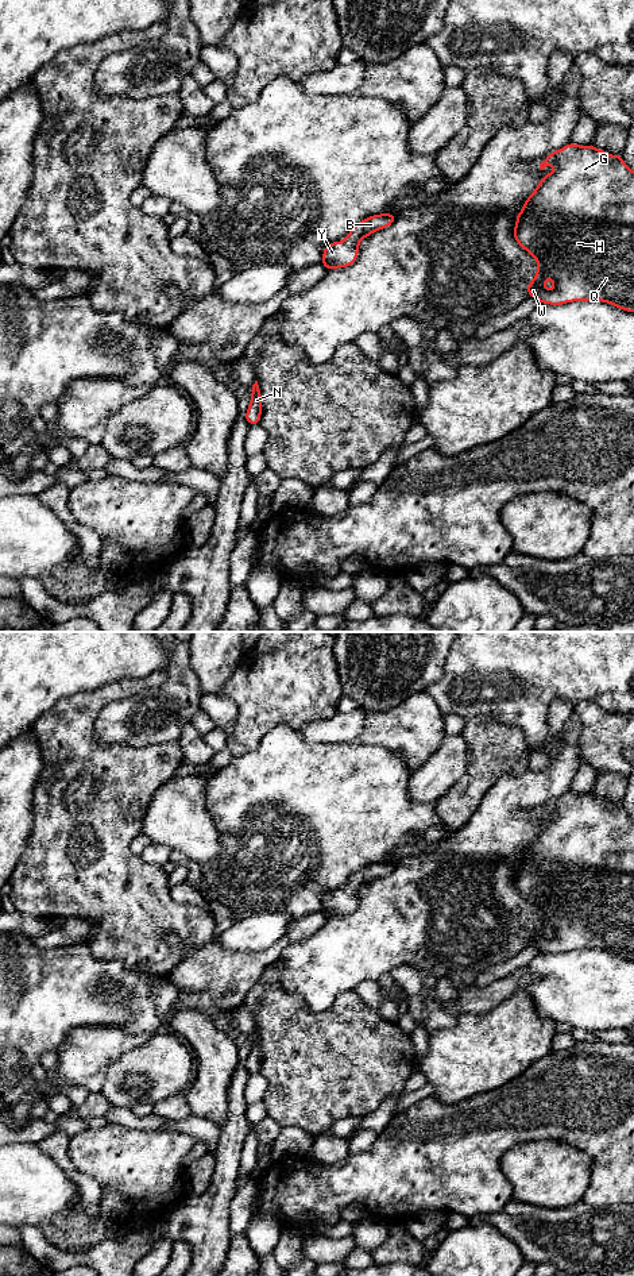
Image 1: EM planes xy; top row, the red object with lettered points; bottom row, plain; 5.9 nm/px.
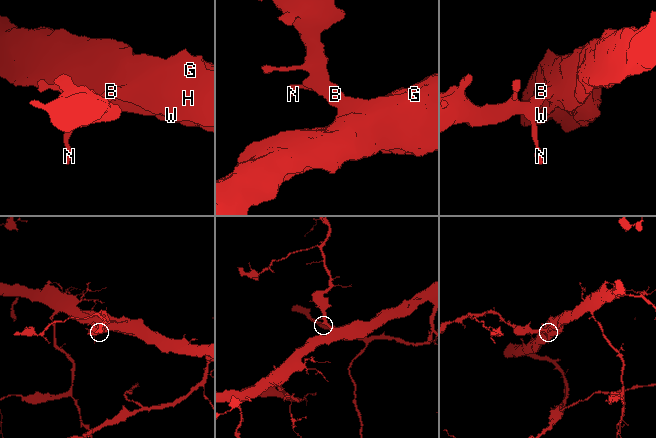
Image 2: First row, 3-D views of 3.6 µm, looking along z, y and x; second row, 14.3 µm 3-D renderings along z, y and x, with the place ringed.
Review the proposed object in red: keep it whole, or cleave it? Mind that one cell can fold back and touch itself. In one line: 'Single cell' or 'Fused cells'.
Single cell

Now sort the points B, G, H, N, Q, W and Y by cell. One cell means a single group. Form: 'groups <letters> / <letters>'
groups B G H N Q W Y

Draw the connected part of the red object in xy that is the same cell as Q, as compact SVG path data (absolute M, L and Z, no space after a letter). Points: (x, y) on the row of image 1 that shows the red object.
M572 142L548 154L546 159L540 163L540 169L544 170L550 163L554 165L554 171L544 176L536 190L523 203L513 231L513 236L518 244L531 254L538 265L534 280L527 284L527 296L536 297L541 304L550 305L561 305L572 301L603 301L622 311L634 312L634 171L626 166L622 154L615 157L592 144L577 146Z

